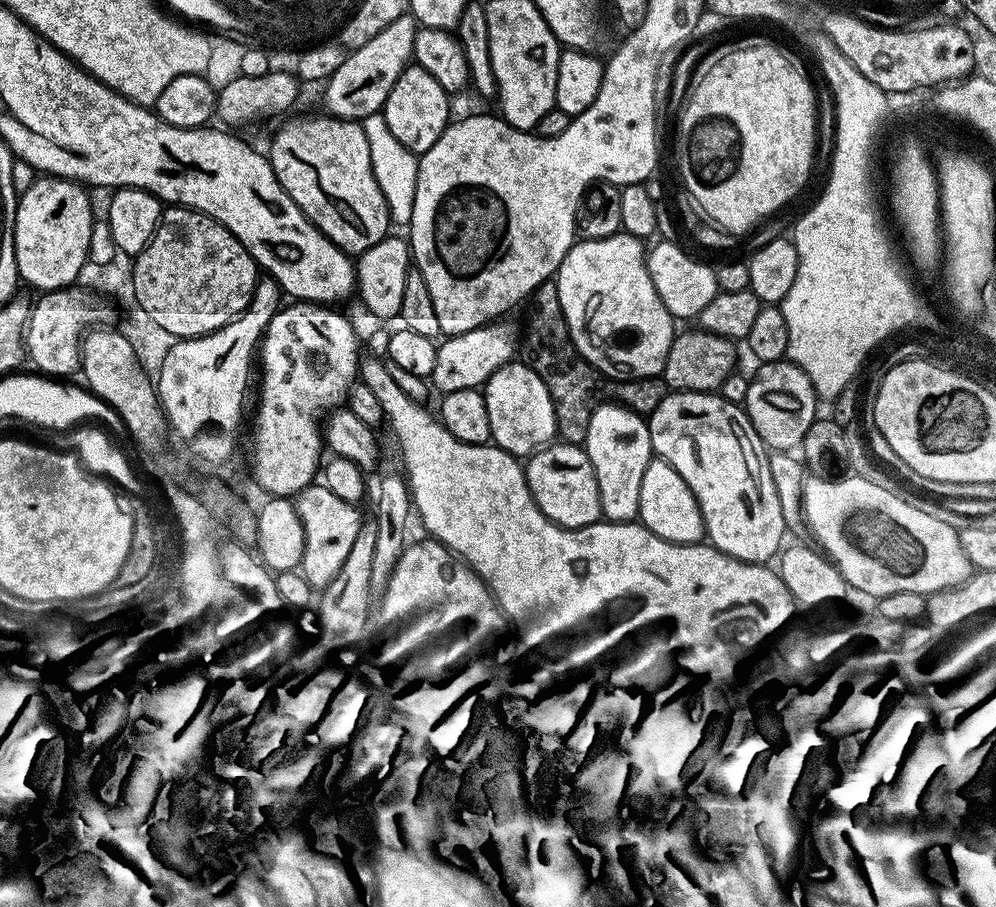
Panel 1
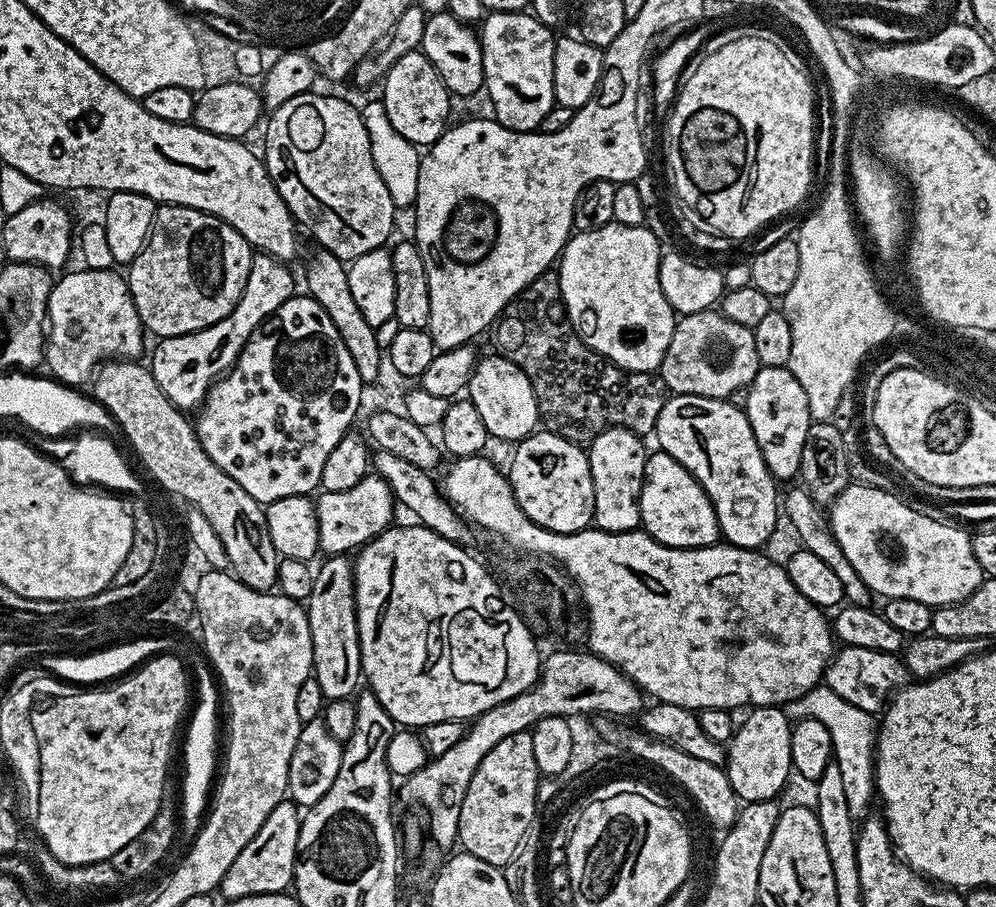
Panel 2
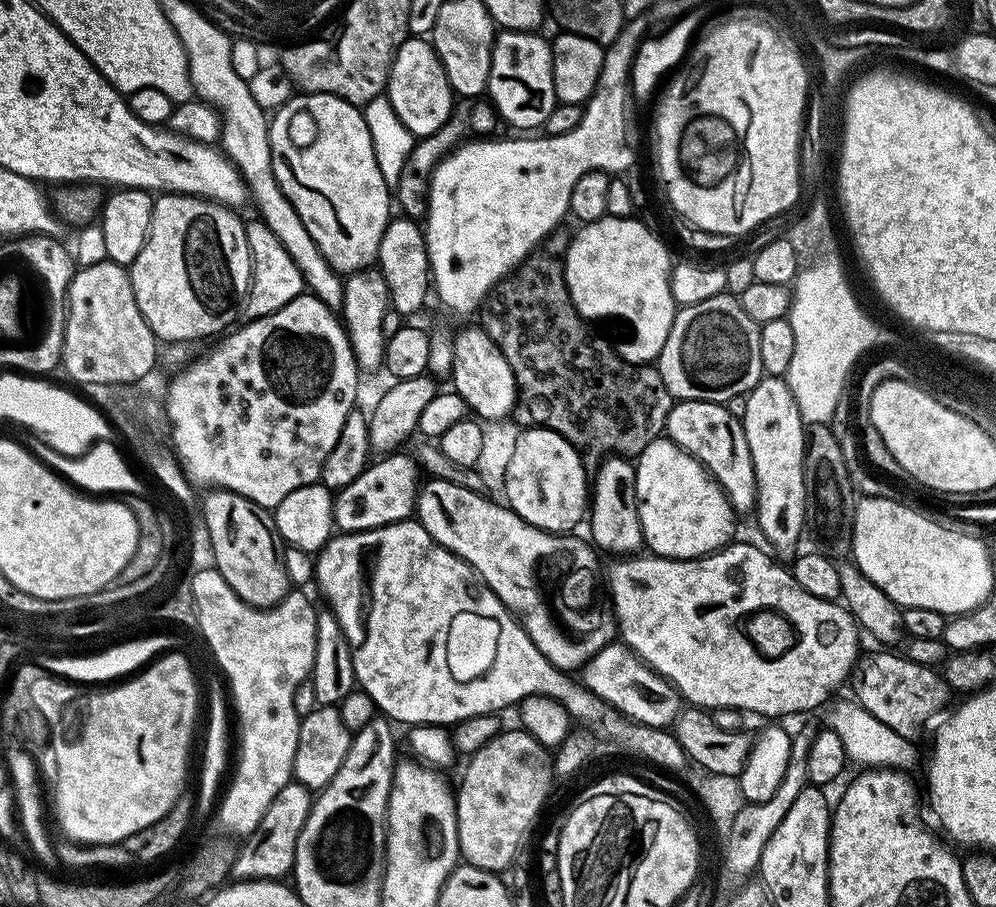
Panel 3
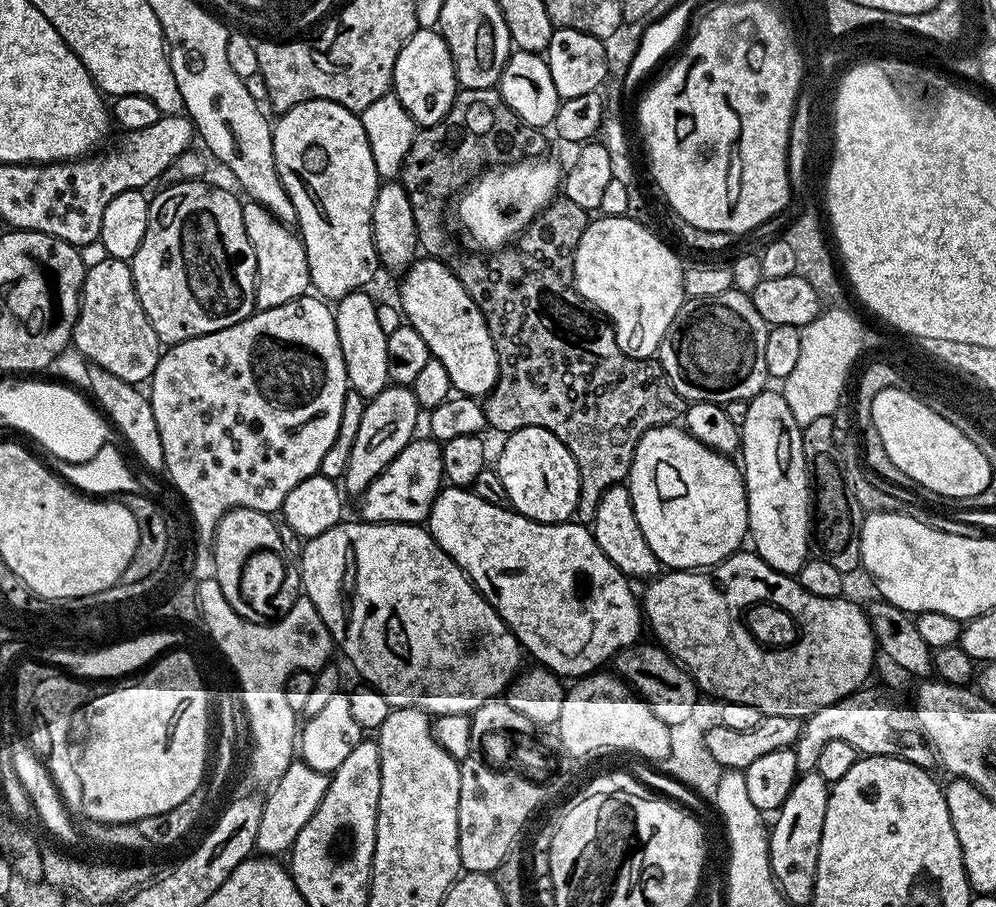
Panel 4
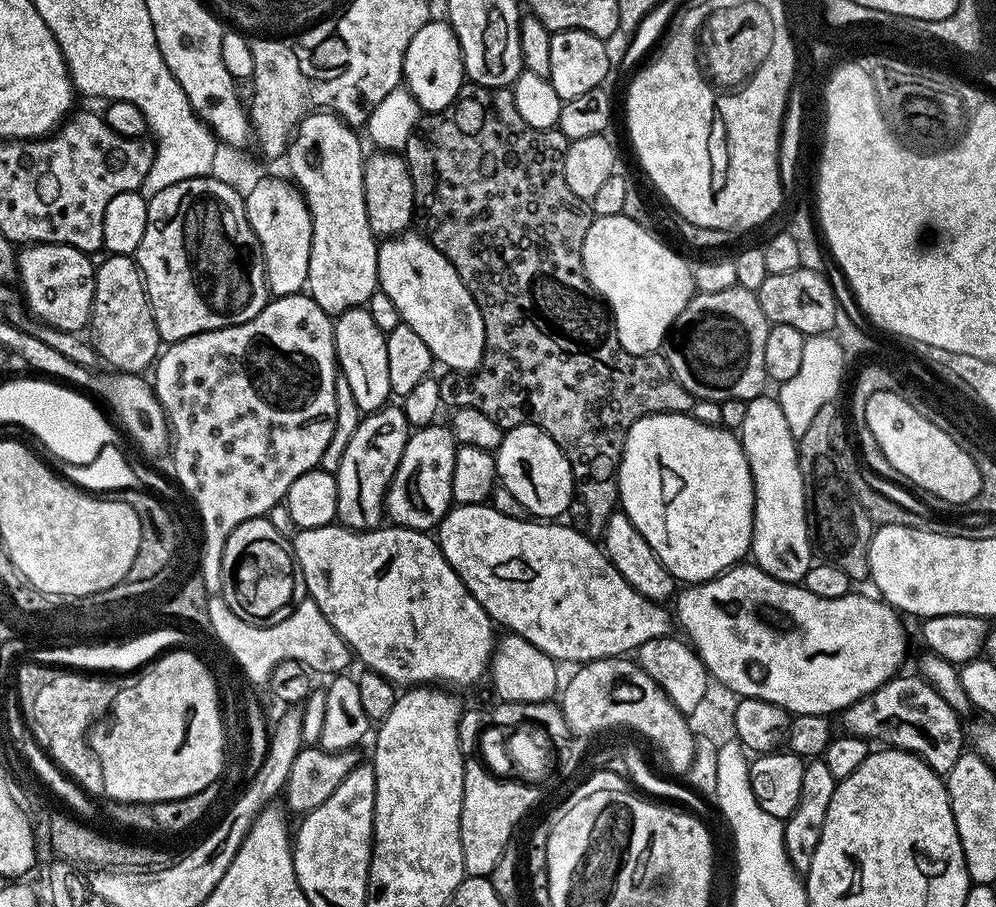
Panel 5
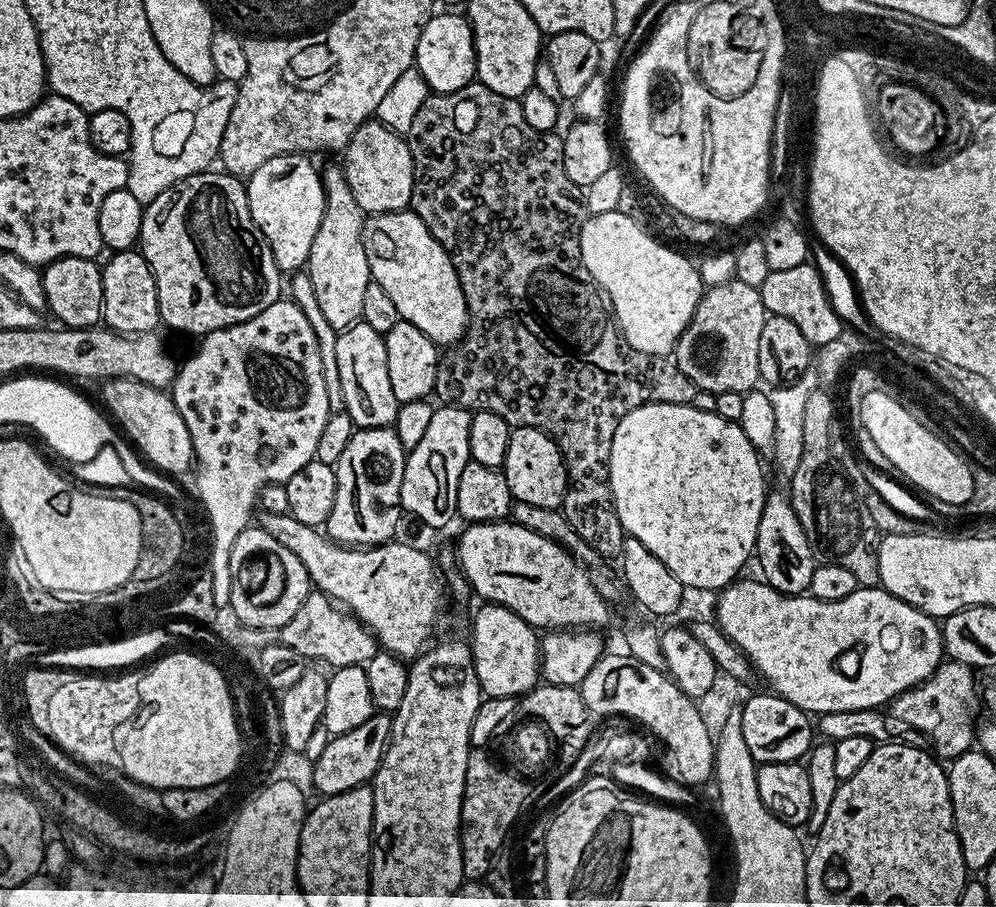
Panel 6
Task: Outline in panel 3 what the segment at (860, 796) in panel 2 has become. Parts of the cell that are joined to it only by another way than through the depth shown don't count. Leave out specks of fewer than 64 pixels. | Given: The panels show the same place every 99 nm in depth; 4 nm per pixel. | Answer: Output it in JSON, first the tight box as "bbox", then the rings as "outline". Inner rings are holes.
{"bbox":[821,699,918,771],"outline":[[[855,699],[835,700],[825,703],[821,707],[826,720],[825,725],[834,730],[840,742],[842,742],[843,750],[851,763],[860,764],[859,767],[879,767],[879,768],[895,768],[897,771],[913,771],[913,767],[918,762],[918,752],[916,744],[903,738],[900,734],[895,734],[885,723],[879,722],[864,707],[855,701]]]}

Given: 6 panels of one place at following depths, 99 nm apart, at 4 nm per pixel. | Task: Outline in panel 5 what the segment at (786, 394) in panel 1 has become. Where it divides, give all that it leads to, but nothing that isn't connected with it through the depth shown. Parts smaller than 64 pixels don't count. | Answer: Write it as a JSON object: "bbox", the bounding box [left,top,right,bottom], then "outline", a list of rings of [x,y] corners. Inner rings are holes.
{"bbox":[738,394,814,584],"outline":[[[765,394],[755,396],[747,401],[746,416],[738,429],[740,444],[748,459],[752,471],[752,485],[756,501],[752,515],[752,547],[751,559],[766,574],[778,578],[787,584],[800,584],[814,563],[814,545],[808,530],[808,507],[804,501],[804,479],[800,469],[800,453],[797,437],[790,434],[790,426],[786,426],[786,417],[782,415],[779,399]]]}

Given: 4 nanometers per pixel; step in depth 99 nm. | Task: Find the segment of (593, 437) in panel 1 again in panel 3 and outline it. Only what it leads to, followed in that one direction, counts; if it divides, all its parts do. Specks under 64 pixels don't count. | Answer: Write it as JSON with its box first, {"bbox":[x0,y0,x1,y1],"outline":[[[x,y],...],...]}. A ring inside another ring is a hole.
{"bbox":[590,454,645,558],"outline":[[[612,454],[600,461],[595,472],[596,480],[594,476],[590,488],[591,543],[601,553],[613,552],[613,557],[616,558],[639,553],[645,547],[645,542],[636,505],[635,463],[631,459]]]}

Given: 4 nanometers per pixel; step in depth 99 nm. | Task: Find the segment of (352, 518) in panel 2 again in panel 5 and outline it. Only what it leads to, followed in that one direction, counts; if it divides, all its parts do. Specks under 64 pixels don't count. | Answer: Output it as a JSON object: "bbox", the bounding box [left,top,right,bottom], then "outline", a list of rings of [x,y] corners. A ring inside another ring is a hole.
{"bbox":[384,422,458,532],"outline":[[[433,422],[415,429],[408,437],[398,470],[384,495],[386,516],[393,525],[428,532],[435,529],[448,509],[453,507],[452,479],[458,445],[451,427],[440,423]]]}

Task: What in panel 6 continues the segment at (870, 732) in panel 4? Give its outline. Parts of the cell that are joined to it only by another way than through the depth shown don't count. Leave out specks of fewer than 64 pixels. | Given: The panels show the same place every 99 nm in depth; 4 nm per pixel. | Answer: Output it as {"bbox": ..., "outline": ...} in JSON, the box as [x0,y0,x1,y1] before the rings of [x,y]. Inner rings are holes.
{"bbox":[886,659,978,762],"outline":[[[945,659],[929,680],[895,696],[886,711],[895,720],[902,722],[905,728],[923,732],[928,737],[931,751],[941,761],[951,762],[963,752],[969,751],[974,744],[972,716],[964,704],[978,700],[976,676],[977,673],[970,665]]]}

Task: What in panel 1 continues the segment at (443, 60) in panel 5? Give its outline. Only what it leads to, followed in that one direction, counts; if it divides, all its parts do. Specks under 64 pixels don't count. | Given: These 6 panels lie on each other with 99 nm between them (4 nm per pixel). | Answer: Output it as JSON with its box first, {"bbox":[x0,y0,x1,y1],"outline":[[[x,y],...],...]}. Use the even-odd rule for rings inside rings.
{"bbox":[382,66,450,154],"outline":[[[409,66],[398,78],[398,82],[394,82],[394,90],[390,90],[386,98],[382,115],[386,118],[386,126],[390,126],[394,138],[398,138],[402,146],[406,146],[411,152],[422,154],[430,150],[434,142],[438,142],[438,138],[450,123],[448,100],[449,93],[442,86],[438,86],[438,82],[434,82],[434,78],[426,74],[426,70],[419,66]]]}

